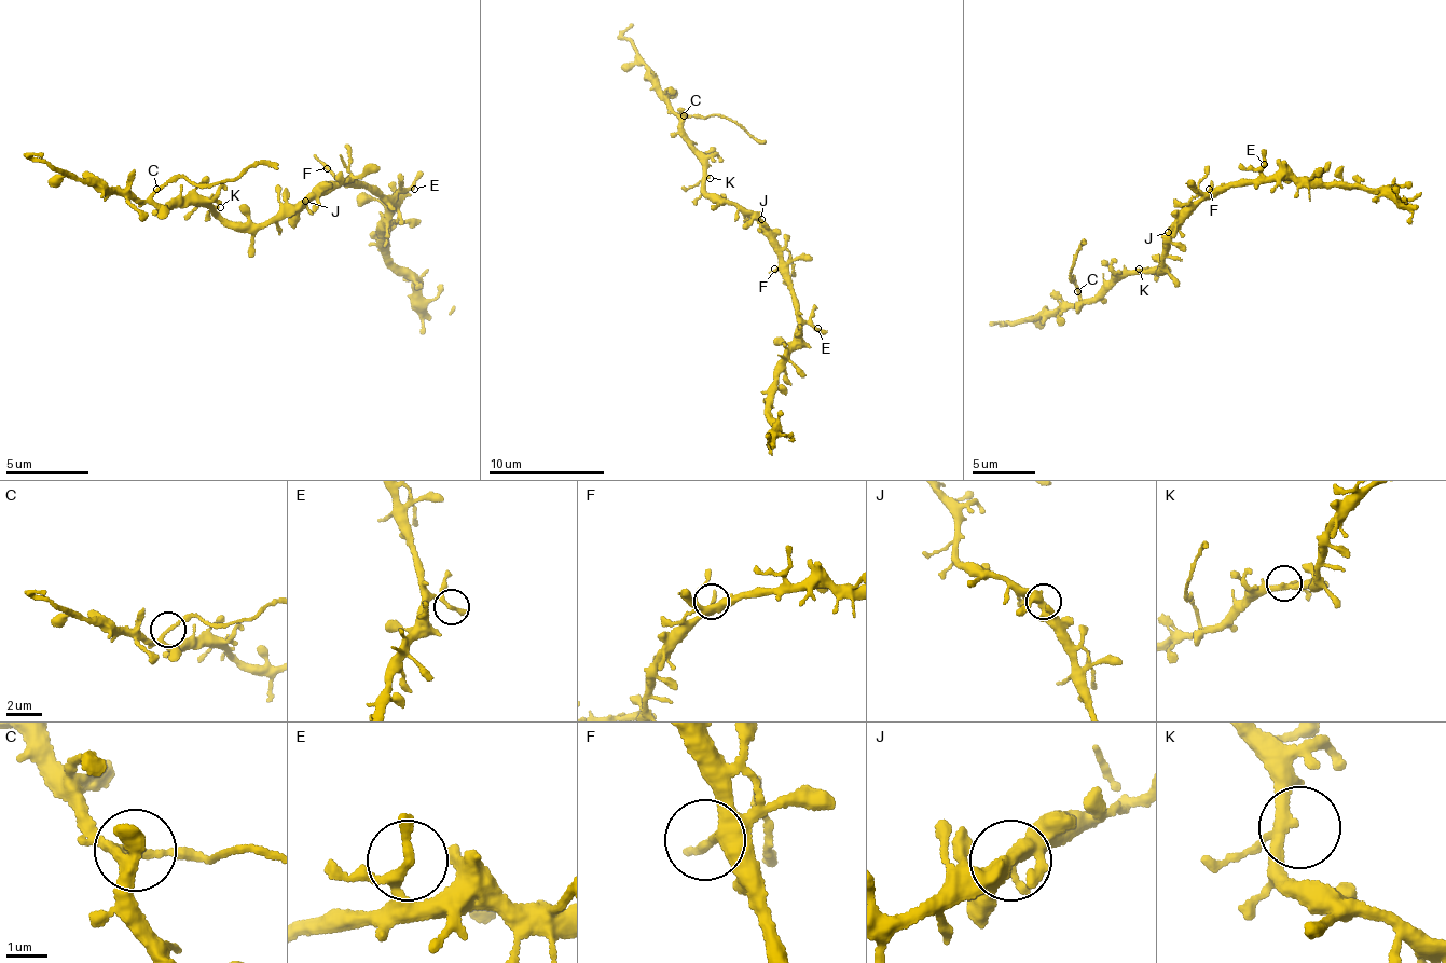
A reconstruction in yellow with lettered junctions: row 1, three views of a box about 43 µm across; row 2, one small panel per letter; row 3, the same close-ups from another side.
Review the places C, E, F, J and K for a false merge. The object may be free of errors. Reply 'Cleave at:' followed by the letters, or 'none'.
Cleave at: C

